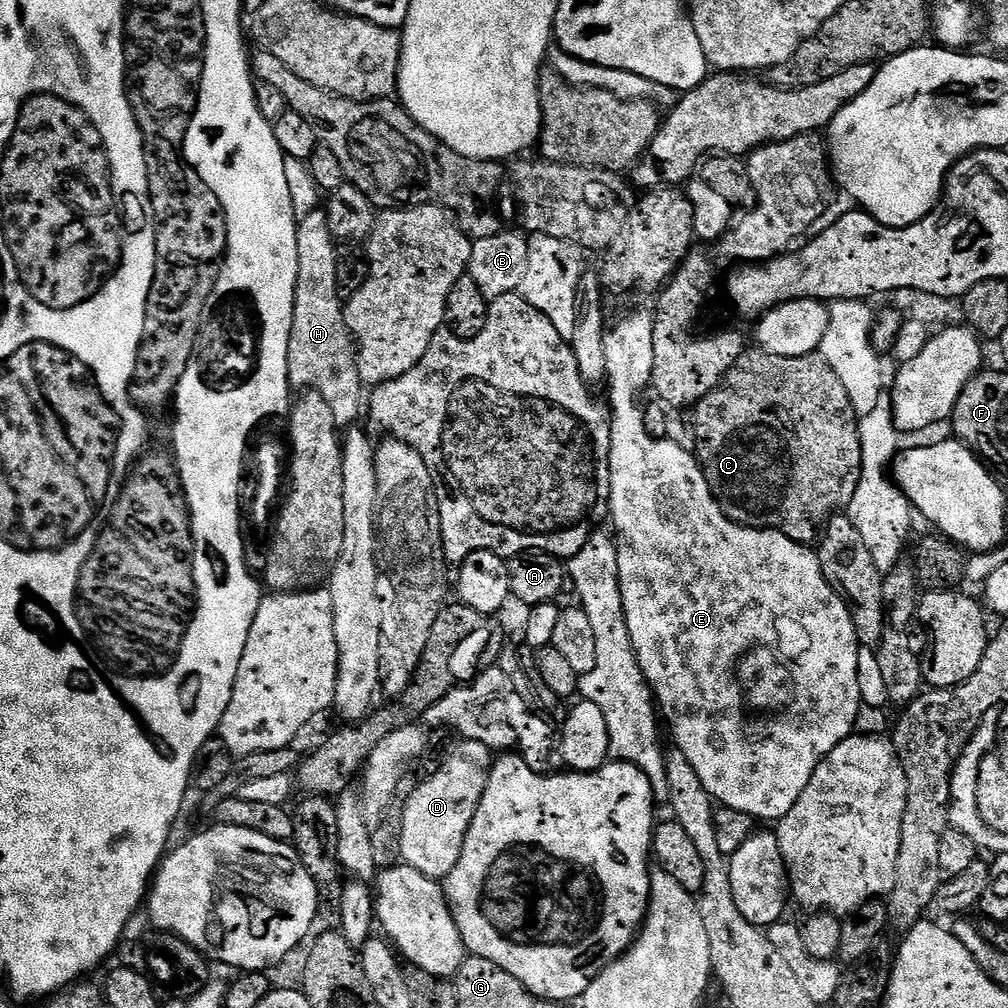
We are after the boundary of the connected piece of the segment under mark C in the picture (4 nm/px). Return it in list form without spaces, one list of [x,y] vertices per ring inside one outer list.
[[[759,346],[753,349],[753,352],[752,349],[745,350],[742,358],[738,358],[732,369],[724,375],[724,381],[710,394],[706,394],[706,398],[702,398],[695,404],[694,411],[691,413],[698,434],[694,455],[700,461],[700,468],[704,472],[706,482],[710,482],[712,493],[720,501],[722,510],[736,524],[746,524],[749,528],[775,528],[794,542],[812,546],[819,541],[828,520],[841,510],[847,509],[848,503],[854,498],[854,490],[858,490],[858,482],[862,474],[860,422],[850,402],[850,394],[846,394],[846,386],[842,386],[842,378],[834,374],[834,370],[825,362],[823,356],[813,354],[786,358],[782,354],[765,352]]]

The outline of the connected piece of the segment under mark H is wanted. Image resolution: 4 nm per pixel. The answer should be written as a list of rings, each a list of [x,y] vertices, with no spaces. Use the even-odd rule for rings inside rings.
[[[327,211],[308,212],[305,216],[303,213],[296,225],[296,237],[298,282],[288,343],[288,382],[293,389],[322,394],[334,413],[334,422],[338,426],[352,426],[362,416],[366,388],[360,382],[356,365],[358,348],[352,333],[348,331],[344,320],[345,305],[338,294],[338,241],[330,234]]]

